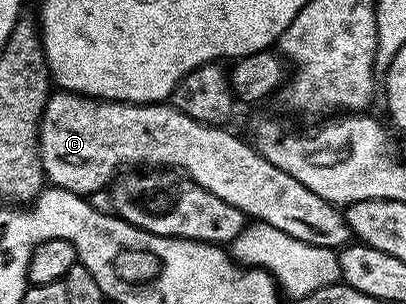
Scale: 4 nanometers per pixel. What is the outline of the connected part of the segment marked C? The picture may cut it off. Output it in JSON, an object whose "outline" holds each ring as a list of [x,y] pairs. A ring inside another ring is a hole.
{"outline":[[[58,89],[46,100],[46,108],[42,110],[42,167],[53,186],[90,197],[101,187],[109,188],[119,172],[133,168],[130,167],[133,163],[150,163],[146,165],[154,169],[173,169],[187,175],[196,181],[196,185],[208,189],[208,193],[220,197],[220,201],[228,201],[228,205],[240,209],[251,220],[272,225],[272,229],[280,229],[280,233],[296,237],[296,241],[335,249],[351,242],[350,226],[341,206],[324,201],[324,197],[316,197],[316,193],[312,193],[312,189],[304,189],[296,177],[284,173],[284,169],[276,169],[276,165],[265,159],[247,140],[245,143],[226,130],[230,129],[225,126],[210,127],[207,123],[196,121],[165,102],[114,103],[110,99],[92,99],[89,95]]]}

